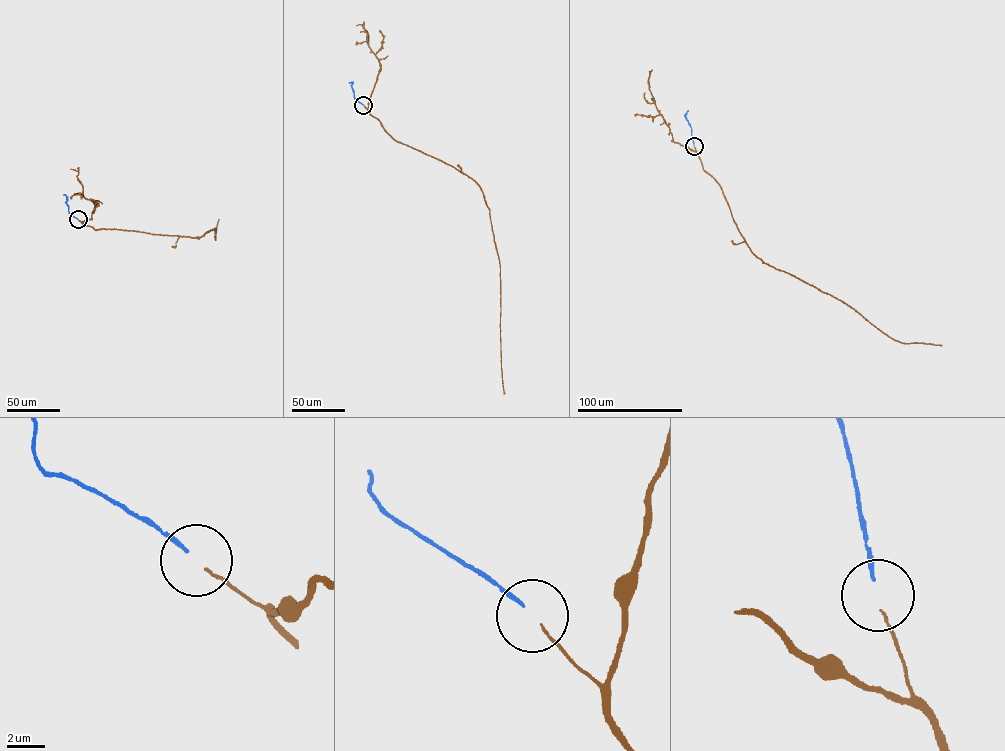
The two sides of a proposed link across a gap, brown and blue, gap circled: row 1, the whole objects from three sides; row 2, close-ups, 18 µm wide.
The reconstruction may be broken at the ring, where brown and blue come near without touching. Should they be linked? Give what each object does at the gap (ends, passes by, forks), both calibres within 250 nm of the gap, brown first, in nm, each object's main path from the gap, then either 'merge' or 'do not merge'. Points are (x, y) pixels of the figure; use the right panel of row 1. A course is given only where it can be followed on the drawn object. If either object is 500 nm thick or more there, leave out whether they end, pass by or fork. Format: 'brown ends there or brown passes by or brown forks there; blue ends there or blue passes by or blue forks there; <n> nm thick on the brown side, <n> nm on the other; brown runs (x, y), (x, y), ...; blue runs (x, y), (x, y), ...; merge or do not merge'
brown ends there; blue ends there; 120 nm thick on the brown side, 190 nm on the other; brown runs (694, 147), (703, 168), (720, 186), (738, 229), (757, 257), (840, 300), (894, 339), (942, 345); blue runs (694, 145), (691, 127), (685, 117), (688, 111); merge

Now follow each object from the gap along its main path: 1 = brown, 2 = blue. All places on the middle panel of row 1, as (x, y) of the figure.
1: (364, 105), (396, 141), (451, 165), (475, 180), (481, 190), (489, 209), (500, 268), (504, 394)
2: (363, 105), (354, 98), (352, 82), (349, 83)

